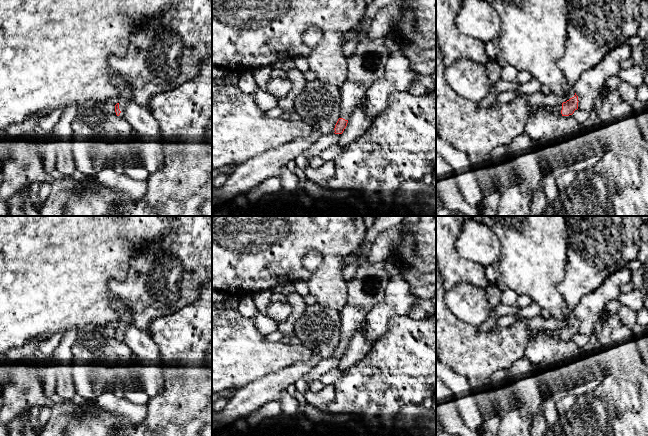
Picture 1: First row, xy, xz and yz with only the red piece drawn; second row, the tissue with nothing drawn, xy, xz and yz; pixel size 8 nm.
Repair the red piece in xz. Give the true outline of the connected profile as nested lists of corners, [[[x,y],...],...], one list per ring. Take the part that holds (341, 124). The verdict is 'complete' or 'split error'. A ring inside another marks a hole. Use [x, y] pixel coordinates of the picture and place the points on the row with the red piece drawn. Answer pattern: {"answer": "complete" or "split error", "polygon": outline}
{"answer": "split error", "polygon": [[[365,36],[346,60],[347,80],[339,87],[341,114],[334,128],[335,134],[343,133],[351,113],[362,104],[368,89],[383,77],[390,55],[384,40],[385,37],[371,39]]]}

